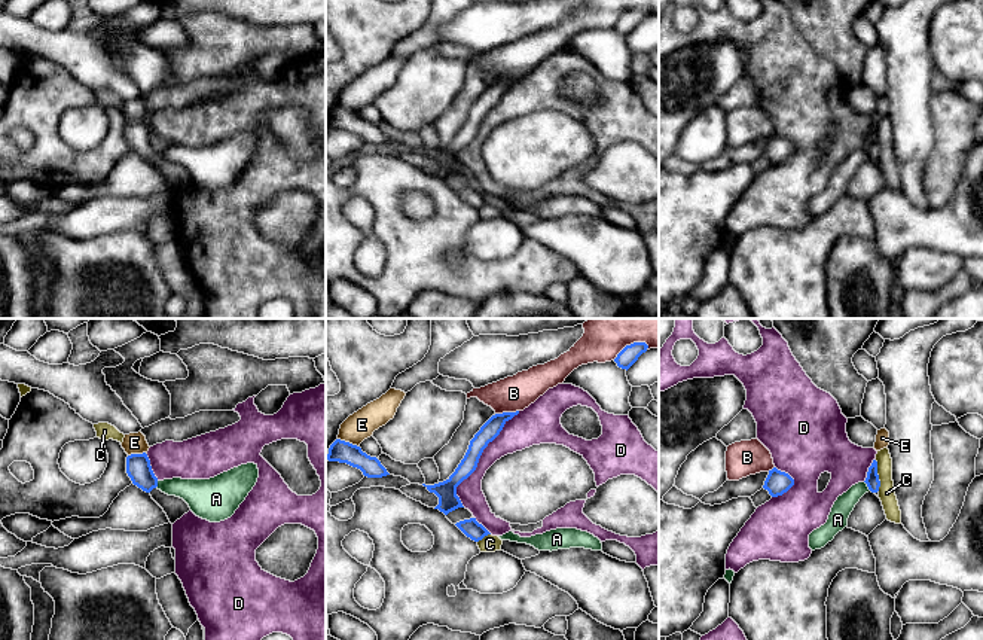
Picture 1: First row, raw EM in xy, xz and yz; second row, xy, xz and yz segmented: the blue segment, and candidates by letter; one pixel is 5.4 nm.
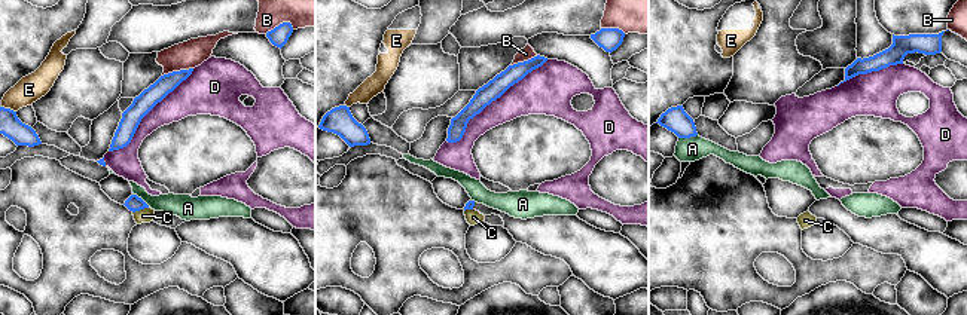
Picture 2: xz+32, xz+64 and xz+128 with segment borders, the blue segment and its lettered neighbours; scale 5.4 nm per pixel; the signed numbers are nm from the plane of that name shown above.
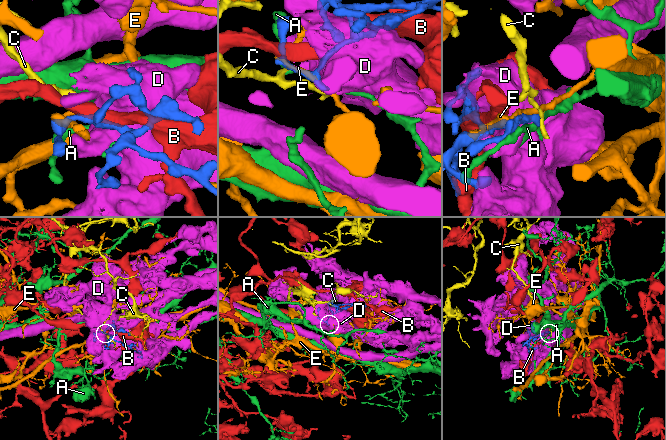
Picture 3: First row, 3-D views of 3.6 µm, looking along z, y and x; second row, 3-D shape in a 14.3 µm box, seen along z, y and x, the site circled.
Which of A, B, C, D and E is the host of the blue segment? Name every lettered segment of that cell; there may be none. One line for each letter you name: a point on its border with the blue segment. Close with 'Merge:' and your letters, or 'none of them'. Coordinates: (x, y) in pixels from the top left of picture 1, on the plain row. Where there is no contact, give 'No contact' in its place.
Merge: none of them

